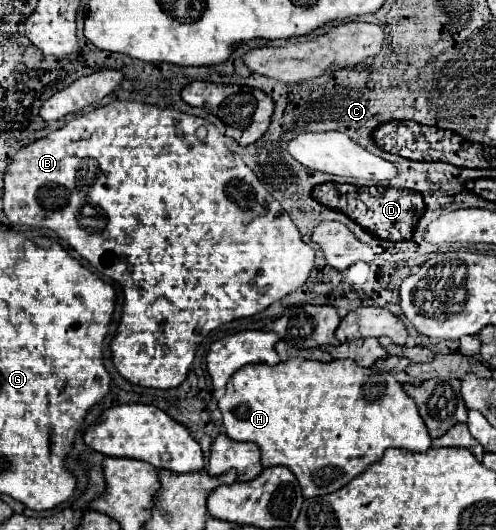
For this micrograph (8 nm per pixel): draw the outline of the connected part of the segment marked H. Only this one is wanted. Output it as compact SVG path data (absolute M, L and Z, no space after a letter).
M291 358L287 362L279 362L275 366L267 366L267 364L251 364L245 366L243 370L235 372L235 378L231 378L231 382L227 382L225 386L225 396L219 400L219 410L223 414L223 424L225 424L225 432L229 438L233 440L249 440L255 442L261 450L261 464L265 468L269 466L287 466L299 480L299 486L303 490L305 498L313 498L313 496L325 496L331 494L339 488L343 488L347 482L351 482L355 476L363 474L373 462L377 462L383 452L387 448L403 448L403 450L411 450L411 452L425 452L427 448L431 448L431 436L417 412L415 400L409 398L405 394L405 390L401 388L401 384L389 374L383 372L379 368L361 368L351 360L333 360L333 362L315 362L315 360L305 360L305 358Z

